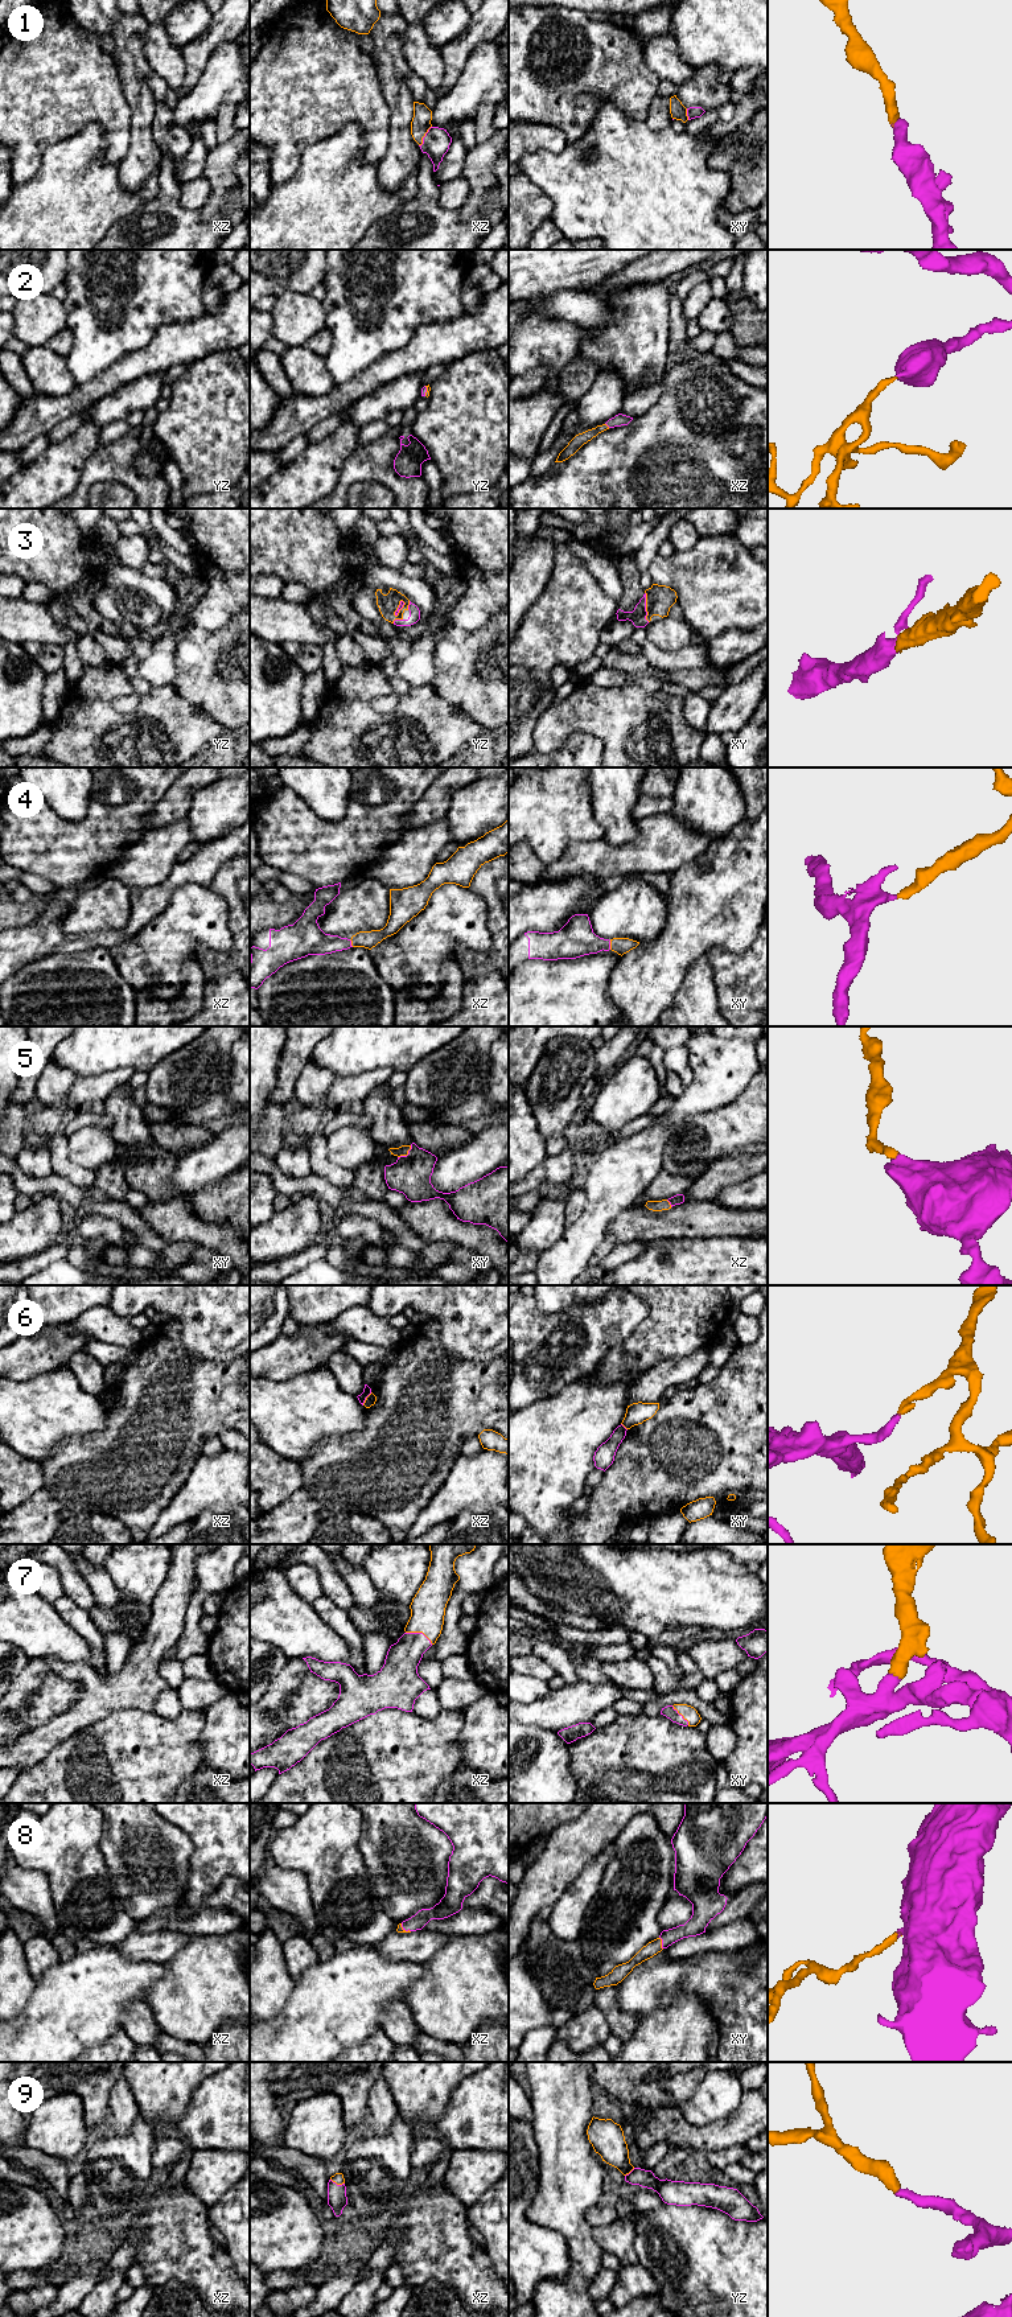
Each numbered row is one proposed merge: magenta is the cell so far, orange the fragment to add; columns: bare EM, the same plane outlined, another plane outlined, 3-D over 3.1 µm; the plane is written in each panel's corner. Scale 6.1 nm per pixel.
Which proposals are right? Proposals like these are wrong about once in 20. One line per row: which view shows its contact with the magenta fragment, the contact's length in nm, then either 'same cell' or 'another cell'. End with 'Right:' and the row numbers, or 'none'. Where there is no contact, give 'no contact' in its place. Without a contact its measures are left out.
1: meets magenta in xz; contact 150 nm long; same cell
2: meets magenta in xz; contact 40 nm long; same cell
3: meets magenta in xy; contact 190 nm long; same cell
4: meets magenta in xy; contact 60 nm long; same cell
5: meets magenta in xy; contact 120 nm long; same cell
6: meets magenta in xz; contact 100 nm long; another cell
7: meets magenta in xz; contact 180 nm long; same cell
8: meets magenta in xy; contact 80 nm long; same cell
9: meets magenta in xz; contact 90 nm long; same cell
Right: 1, 2, 3, 4, 5, 7, 8, 9

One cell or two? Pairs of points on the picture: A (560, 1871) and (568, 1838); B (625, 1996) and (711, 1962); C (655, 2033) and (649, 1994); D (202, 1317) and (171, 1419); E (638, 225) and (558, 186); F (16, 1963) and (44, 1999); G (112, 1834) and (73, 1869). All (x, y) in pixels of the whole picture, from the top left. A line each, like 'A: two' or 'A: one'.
A: one
B: one
C: two
D: two
E: one
F: two
G: two

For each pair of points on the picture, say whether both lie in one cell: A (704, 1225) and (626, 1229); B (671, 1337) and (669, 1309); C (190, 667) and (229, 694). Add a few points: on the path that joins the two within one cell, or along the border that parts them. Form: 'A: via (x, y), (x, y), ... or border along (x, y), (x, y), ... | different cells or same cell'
A: via (685, 1221), (669, 1225), (646, 1225) | same cell
B: via (671, 1330), (671, 1316) | same cell
C: via (200, 667), (219, 684) | same cell

